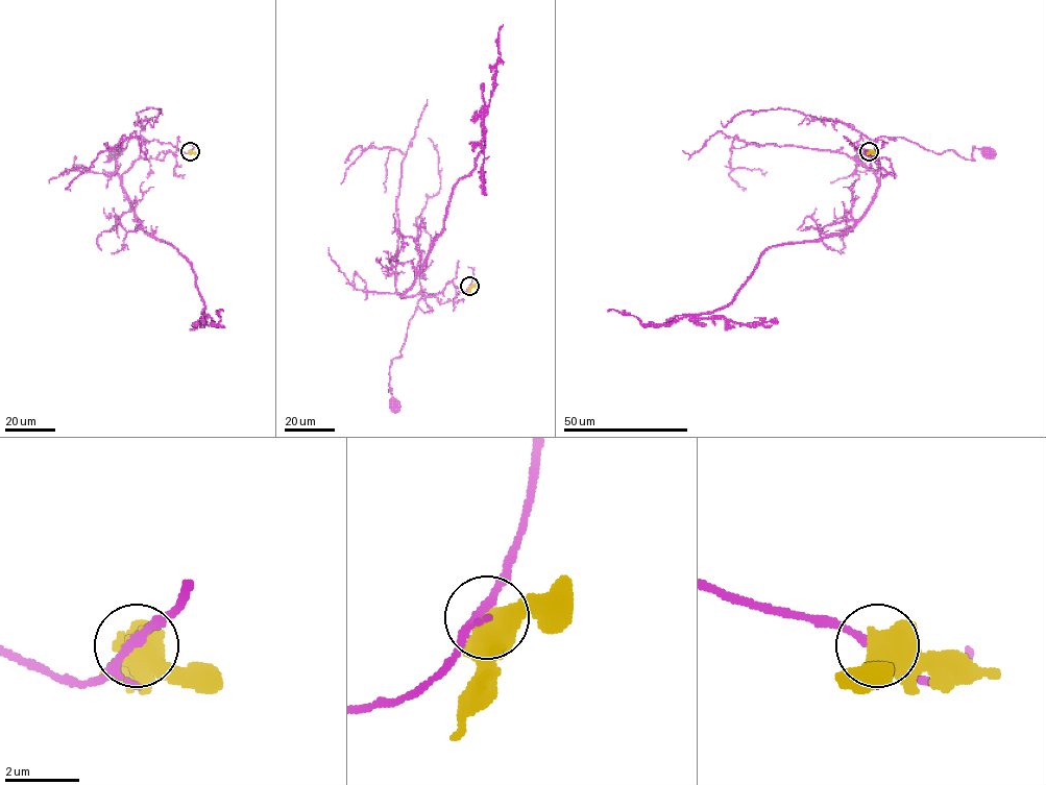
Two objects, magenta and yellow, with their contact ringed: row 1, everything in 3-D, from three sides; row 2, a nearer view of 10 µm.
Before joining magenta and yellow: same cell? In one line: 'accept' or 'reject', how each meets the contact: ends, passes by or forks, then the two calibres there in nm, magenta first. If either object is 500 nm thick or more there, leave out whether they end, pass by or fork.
reject | 160/600 nm

